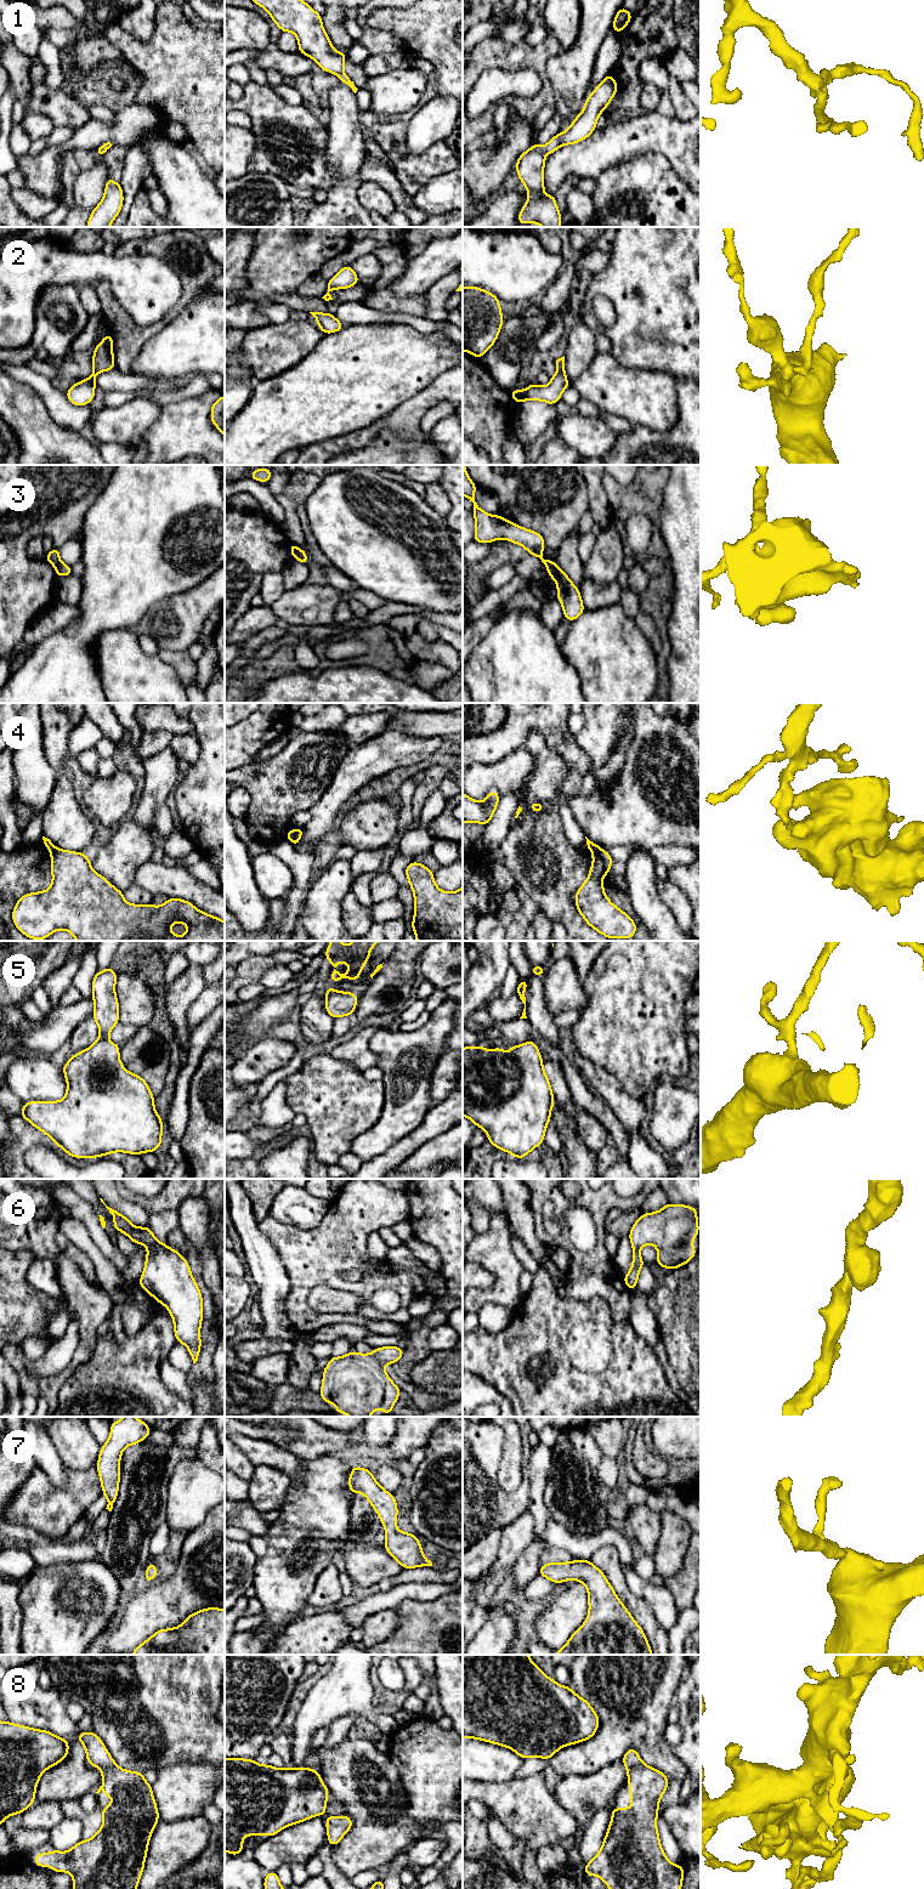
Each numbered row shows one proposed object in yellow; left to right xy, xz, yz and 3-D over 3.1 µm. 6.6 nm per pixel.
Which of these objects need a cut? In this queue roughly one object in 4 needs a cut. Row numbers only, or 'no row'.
3, 4

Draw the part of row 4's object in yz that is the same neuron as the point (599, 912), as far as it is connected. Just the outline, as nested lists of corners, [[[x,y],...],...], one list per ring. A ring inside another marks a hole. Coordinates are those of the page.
[[[602,849],[591,851],[589,878],[576,892],[576,907],[586,924],[608,938],[631,938],[635,921],[616,907],[605,895],[602,879],[610,873],[613,860]]]

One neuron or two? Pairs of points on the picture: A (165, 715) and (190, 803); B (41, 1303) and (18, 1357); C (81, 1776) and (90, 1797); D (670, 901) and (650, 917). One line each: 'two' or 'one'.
A: two
B: two
C: two
D: two

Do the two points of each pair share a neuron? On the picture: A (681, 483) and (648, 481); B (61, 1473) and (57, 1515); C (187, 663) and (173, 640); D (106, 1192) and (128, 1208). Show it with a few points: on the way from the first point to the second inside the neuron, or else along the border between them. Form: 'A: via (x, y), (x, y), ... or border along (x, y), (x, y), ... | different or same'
A: border along (668, 477), (659, 510) | different
B: border along (40, 1468), (56, 1486), (64, 1487), (68, 1485) | different
C: border along (160, 648), (186, 651) | different
D: via (111, 1196), (123, 1206) | same

